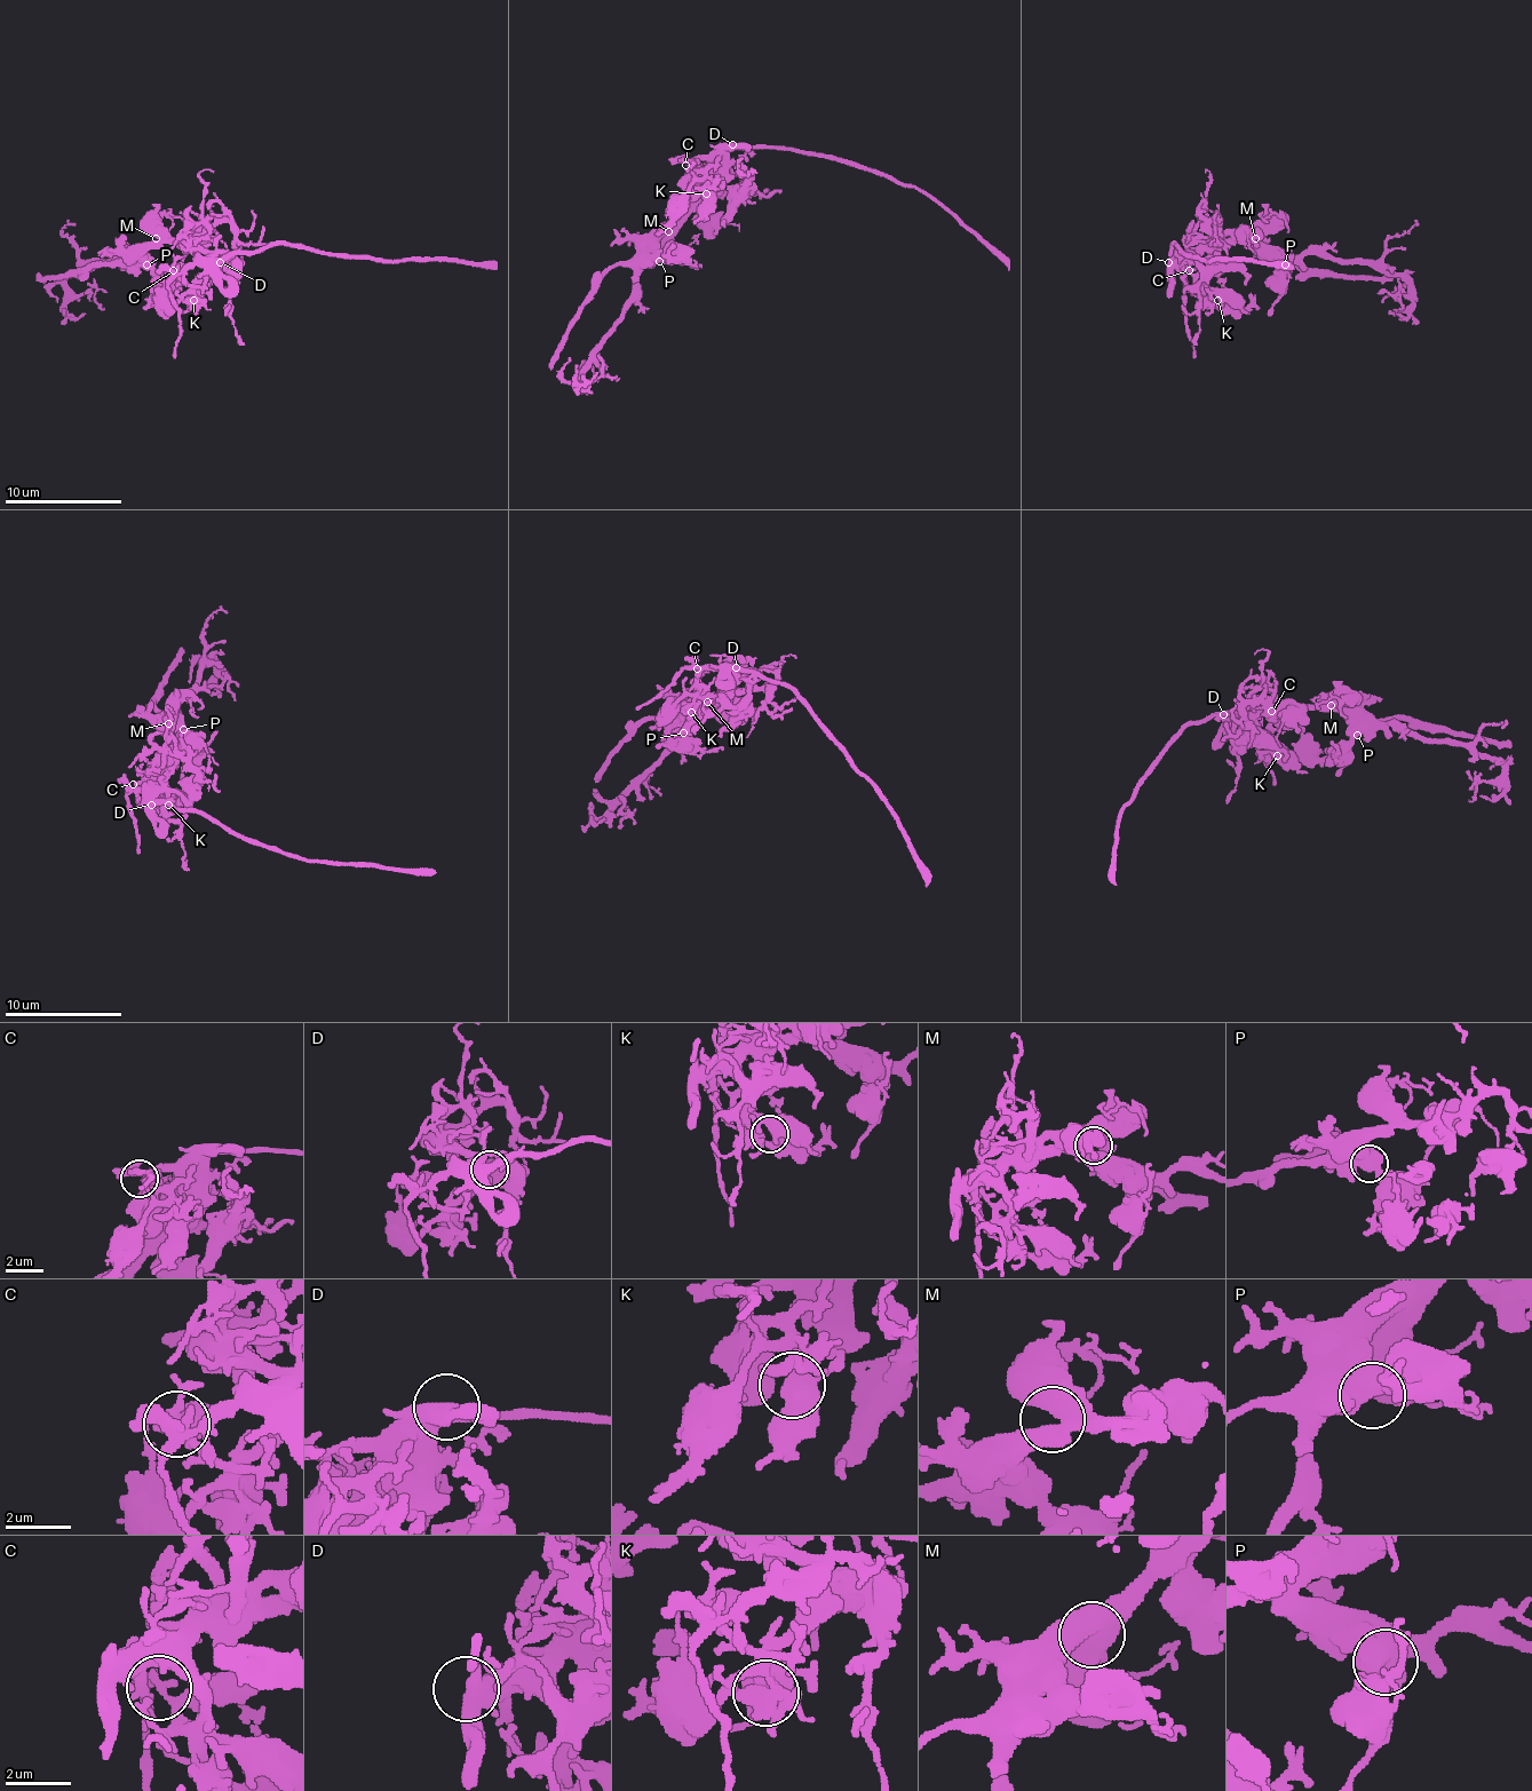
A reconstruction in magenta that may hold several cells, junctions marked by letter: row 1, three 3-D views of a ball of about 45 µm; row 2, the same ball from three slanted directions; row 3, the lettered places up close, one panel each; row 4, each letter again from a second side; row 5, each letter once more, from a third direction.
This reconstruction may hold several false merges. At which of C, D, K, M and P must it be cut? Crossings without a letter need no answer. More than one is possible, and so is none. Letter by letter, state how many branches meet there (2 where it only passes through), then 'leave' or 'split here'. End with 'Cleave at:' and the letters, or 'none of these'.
C: 5 | leave
D: 2 | leave
K: 4 | leave
M: 4 | leave
P: 2 | leave
Cleave at: none of these

